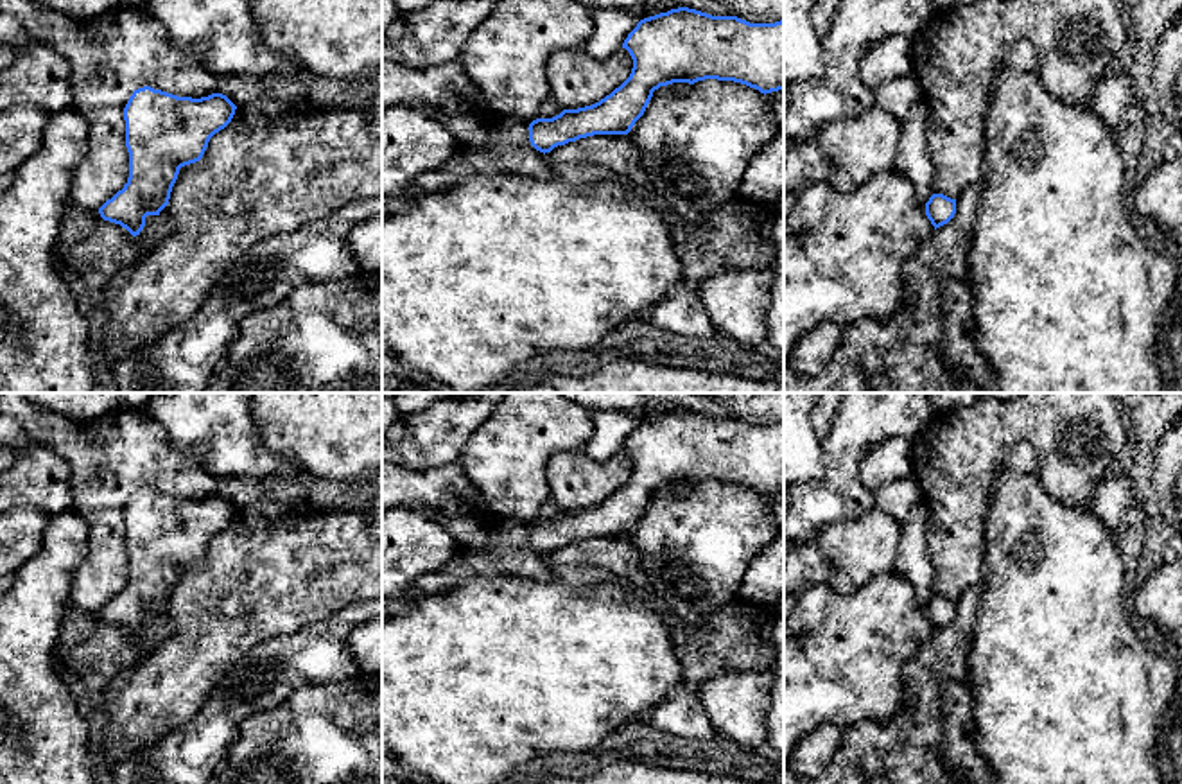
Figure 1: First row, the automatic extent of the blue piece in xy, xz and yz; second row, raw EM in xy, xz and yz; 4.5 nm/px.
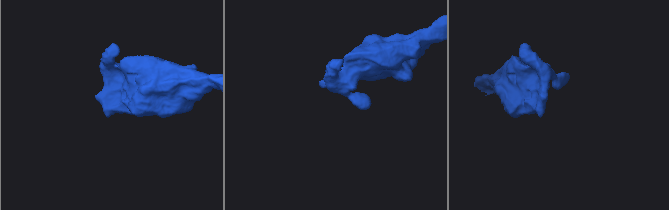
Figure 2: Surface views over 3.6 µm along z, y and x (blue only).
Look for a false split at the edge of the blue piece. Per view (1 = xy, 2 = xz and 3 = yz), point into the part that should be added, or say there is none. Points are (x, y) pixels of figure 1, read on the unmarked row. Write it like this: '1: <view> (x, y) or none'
1: none
2: none
3: none

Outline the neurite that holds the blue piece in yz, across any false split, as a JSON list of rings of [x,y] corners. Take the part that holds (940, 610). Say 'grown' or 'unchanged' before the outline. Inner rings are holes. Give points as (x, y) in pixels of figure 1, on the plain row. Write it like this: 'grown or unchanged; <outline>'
unchanged; [[[933,596],[926,605],[926,617],[931,626],[936,630],[947,626],[956,615],[956,601],[951,601],[943,596]]]

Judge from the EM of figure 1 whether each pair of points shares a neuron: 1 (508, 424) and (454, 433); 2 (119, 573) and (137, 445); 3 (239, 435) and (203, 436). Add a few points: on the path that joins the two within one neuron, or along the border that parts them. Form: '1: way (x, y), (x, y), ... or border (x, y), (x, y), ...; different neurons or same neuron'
1: border (492, 411), (454, 461); different neurons
2: way (110, 540), (108, 478); same neuron
3: way (230, 435), (212, 435); same neuron

